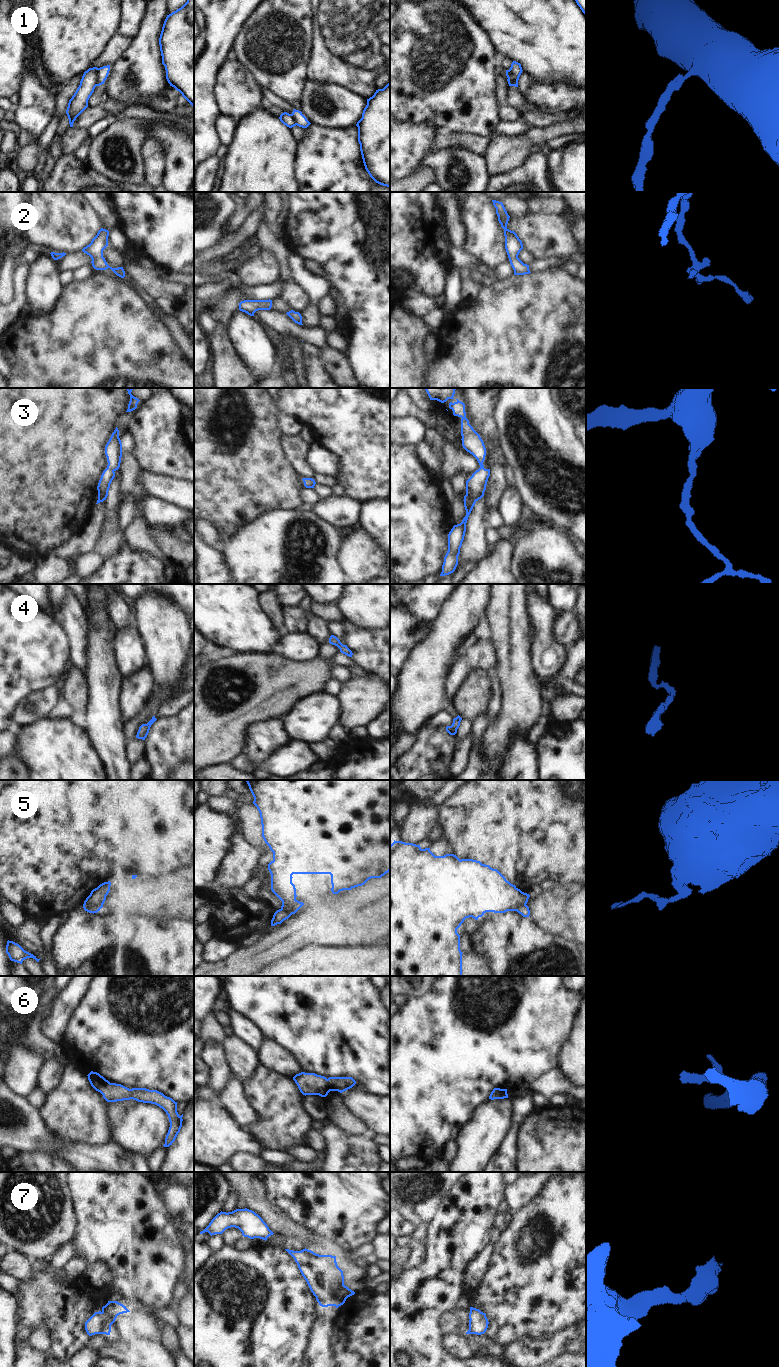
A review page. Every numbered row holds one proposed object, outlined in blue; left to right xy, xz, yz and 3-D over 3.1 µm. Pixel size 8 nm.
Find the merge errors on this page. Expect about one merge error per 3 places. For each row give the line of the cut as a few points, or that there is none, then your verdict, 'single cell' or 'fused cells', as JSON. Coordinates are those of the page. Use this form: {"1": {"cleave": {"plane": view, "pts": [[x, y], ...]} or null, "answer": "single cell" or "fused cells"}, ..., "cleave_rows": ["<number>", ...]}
{"1": {"cleave": {"plane": "xy", "pts": [[98, 68], [95, 85]]}, "answer": "fused cells"}, "2": {"cleave": null, "answer": "single cell"}, "3": {"cleave": null, "answer": "single cell"}, "4": {"cleave": null, "answer": "single cell"}, "5": {"cleave": {"plane": "xy", "pts": [[84, 903], [95, 906], [99, 910]]}, "answer": "fused cells"}, "6": {"cleave": null, "answer": "single cell"}, "7": {"cleave": null, "answer": "single cell"}, "cleave_rows": ["1", "5"]}

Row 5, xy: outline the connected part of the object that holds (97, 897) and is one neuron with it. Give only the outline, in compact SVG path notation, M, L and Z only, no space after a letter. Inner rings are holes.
M110 881L100 884L97 888L91 891L90 895L84 901L84 904L86 906L95 906L100 910L103 907L106 896L110 891L110 886Z

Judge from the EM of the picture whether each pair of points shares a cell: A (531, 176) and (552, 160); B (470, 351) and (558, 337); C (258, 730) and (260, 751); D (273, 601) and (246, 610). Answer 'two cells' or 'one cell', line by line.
A: two cells
B: one cell
C: one cell
D: two cells

